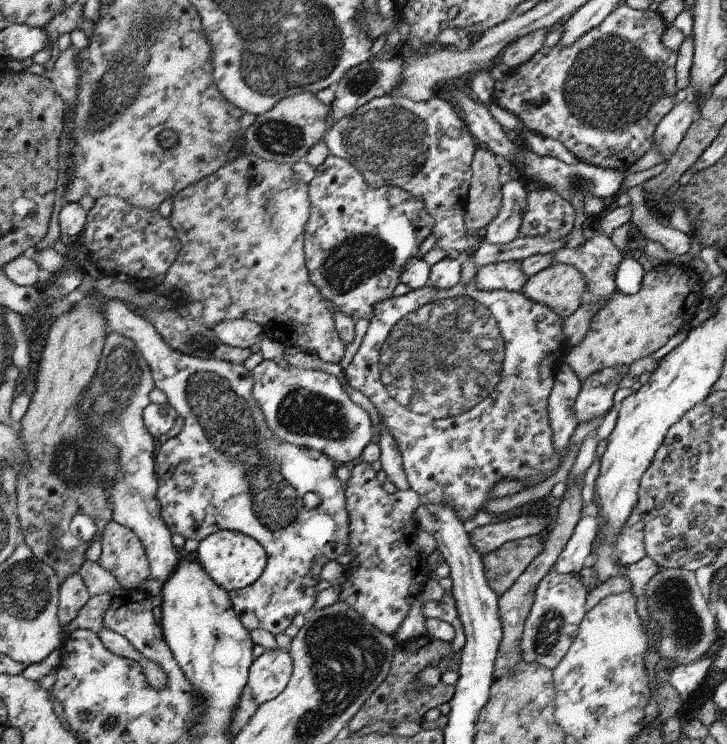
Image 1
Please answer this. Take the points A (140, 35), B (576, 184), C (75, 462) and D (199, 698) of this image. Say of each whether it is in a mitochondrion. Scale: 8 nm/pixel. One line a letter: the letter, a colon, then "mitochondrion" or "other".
A: mitochondrion
B: mitochondrion
C: mitochondrion
D: other

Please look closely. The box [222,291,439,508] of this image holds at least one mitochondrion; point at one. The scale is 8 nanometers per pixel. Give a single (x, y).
(309, 414)

